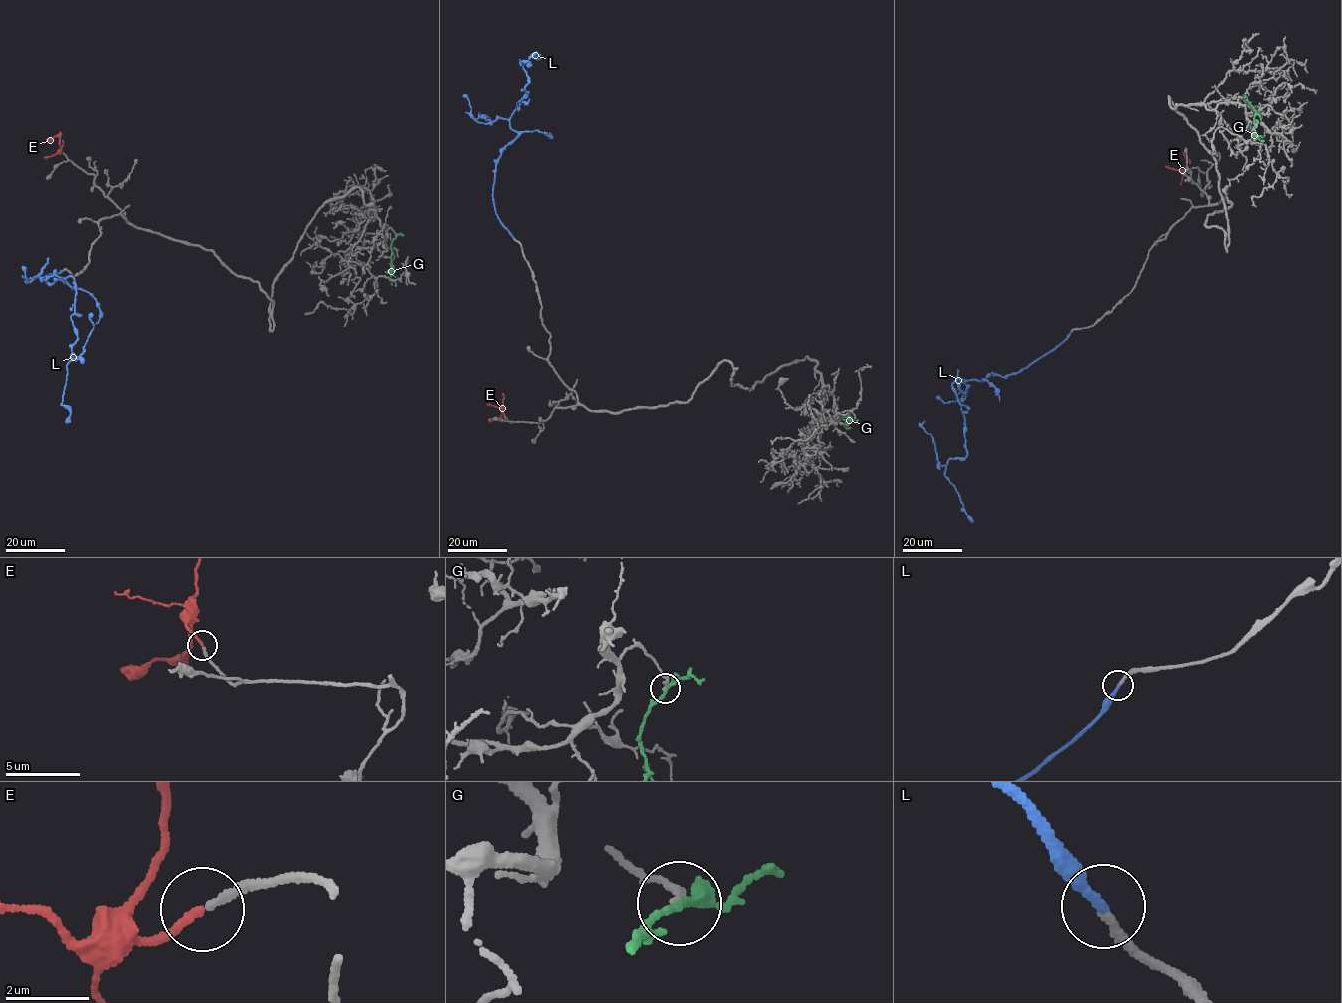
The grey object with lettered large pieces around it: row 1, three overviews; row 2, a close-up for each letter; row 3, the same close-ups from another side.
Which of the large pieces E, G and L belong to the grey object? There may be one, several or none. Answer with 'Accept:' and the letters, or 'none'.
Accept: E, L

